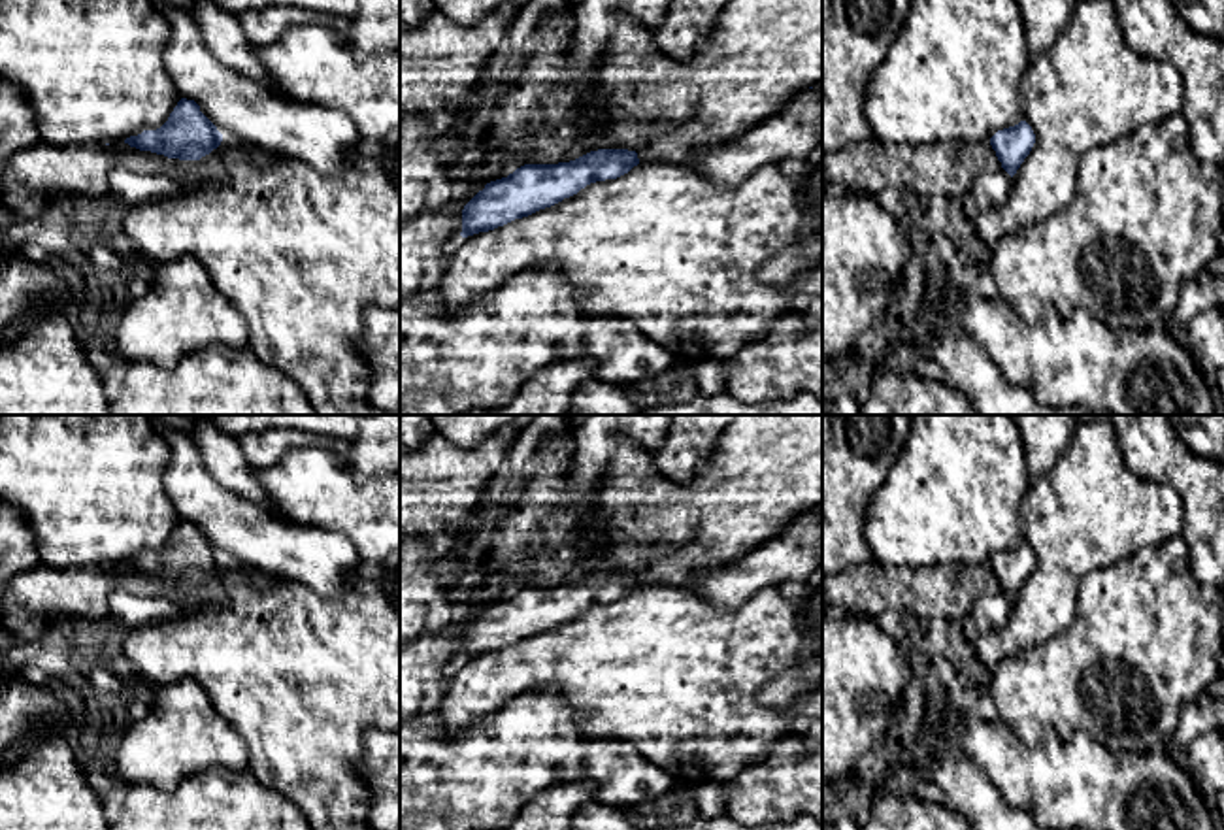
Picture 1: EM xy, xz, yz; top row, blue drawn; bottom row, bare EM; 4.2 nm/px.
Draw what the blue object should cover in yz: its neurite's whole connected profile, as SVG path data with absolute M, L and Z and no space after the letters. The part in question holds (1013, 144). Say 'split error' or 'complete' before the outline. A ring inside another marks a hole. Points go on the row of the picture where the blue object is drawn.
complete; M1026 121L1015 126L998 130L990 138L1001 168L1013 177L1035 143L1035 134Z

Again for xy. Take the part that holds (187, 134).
complete; M181 98L168 121L157 130L143 130L124 140L130 147L168 158L200 160L217 149L223 134L200 111L194 100Z

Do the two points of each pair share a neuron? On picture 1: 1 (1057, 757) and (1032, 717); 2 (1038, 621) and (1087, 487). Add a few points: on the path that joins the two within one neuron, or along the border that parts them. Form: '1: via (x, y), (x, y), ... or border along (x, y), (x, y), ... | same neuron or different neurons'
1: border along (1002, 719), (1026, 744), (1049, 730), (1089, 734) | different neurons
2: via (1053, 587), (1075, 521) | same neuron

